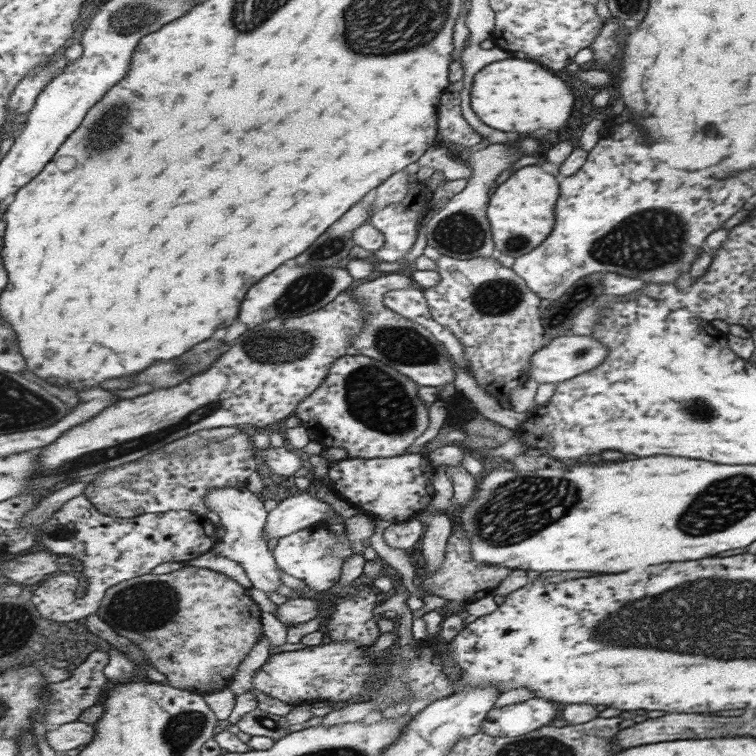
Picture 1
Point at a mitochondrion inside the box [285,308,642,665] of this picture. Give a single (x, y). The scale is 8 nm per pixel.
(520, 507)

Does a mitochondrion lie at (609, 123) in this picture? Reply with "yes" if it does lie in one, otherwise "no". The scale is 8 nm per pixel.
no

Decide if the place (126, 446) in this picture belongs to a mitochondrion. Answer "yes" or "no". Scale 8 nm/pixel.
yes

